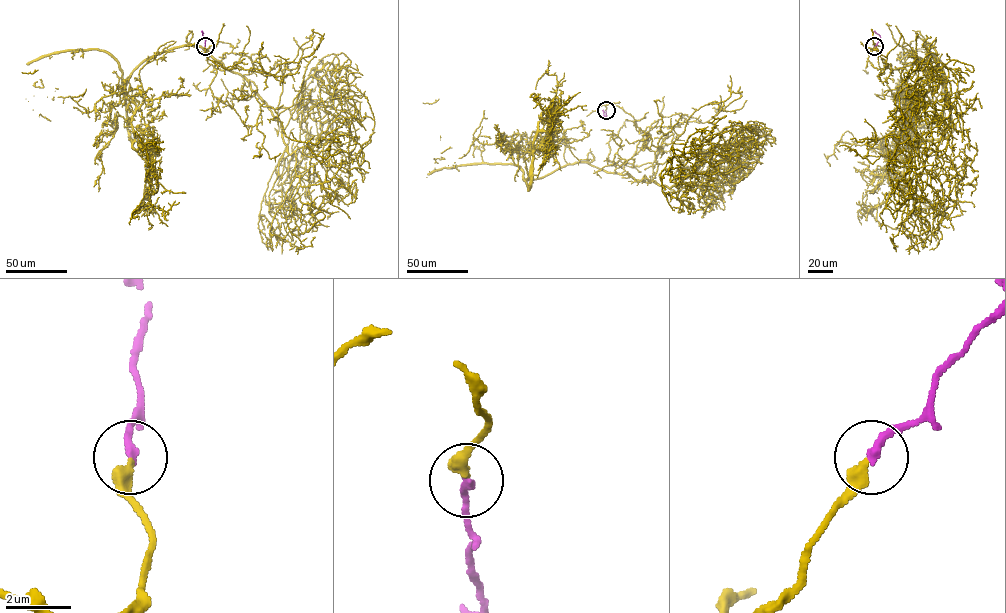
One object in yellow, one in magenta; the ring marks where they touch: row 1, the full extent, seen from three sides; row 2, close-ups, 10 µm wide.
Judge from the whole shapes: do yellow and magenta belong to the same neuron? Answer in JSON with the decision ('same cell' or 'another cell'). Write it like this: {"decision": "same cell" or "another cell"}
{"decision": "same cell"}

